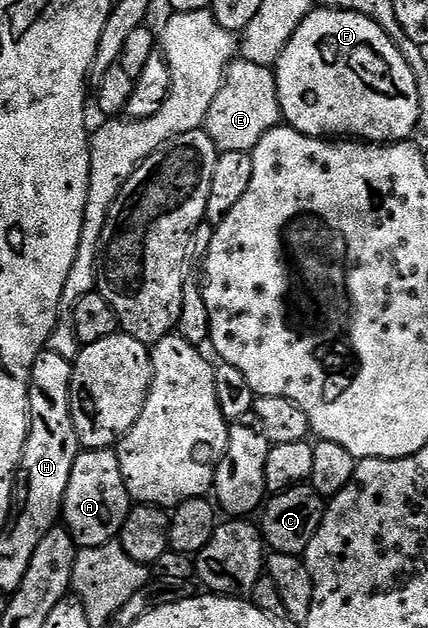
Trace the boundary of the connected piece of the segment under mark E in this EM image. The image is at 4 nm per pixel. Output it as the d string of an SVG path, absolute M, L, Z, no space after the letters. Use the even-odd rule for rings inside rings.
M243 58L233 59L206 121L208 137L215 142L217 149L220 152L251 152L281 120L275 71L267 64L255 64Z

